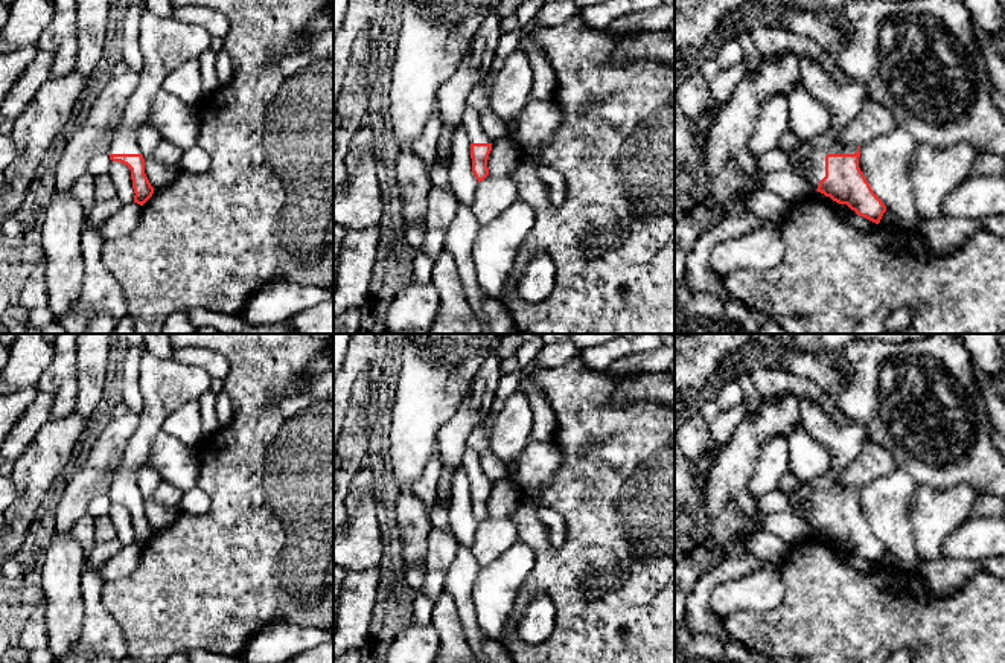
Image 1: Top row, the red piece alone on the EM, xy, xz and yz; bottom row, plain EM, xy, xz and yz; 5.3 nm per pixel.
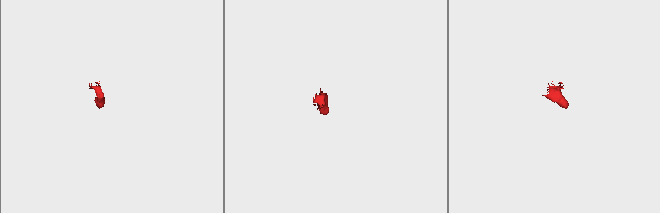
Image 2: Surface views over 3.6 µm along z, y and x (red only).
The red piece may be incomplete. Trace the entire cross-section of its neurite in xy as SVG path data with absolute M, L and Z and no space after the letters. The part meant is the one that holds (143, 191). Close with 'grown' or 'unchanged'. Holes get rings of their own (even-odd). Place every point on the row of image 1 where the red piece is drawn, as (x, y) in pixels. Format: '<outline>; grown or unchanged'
M148 8L143 9L140 79L107 149L113 162L120 162L131 169L134 203L140 206L152 197L154 187L145 174L145 159L136 137L137 128L149 119L154 98L166 76L181 64L198 59L209 49L210 38L201 26L184 24L174 17L160 17Z; grown

